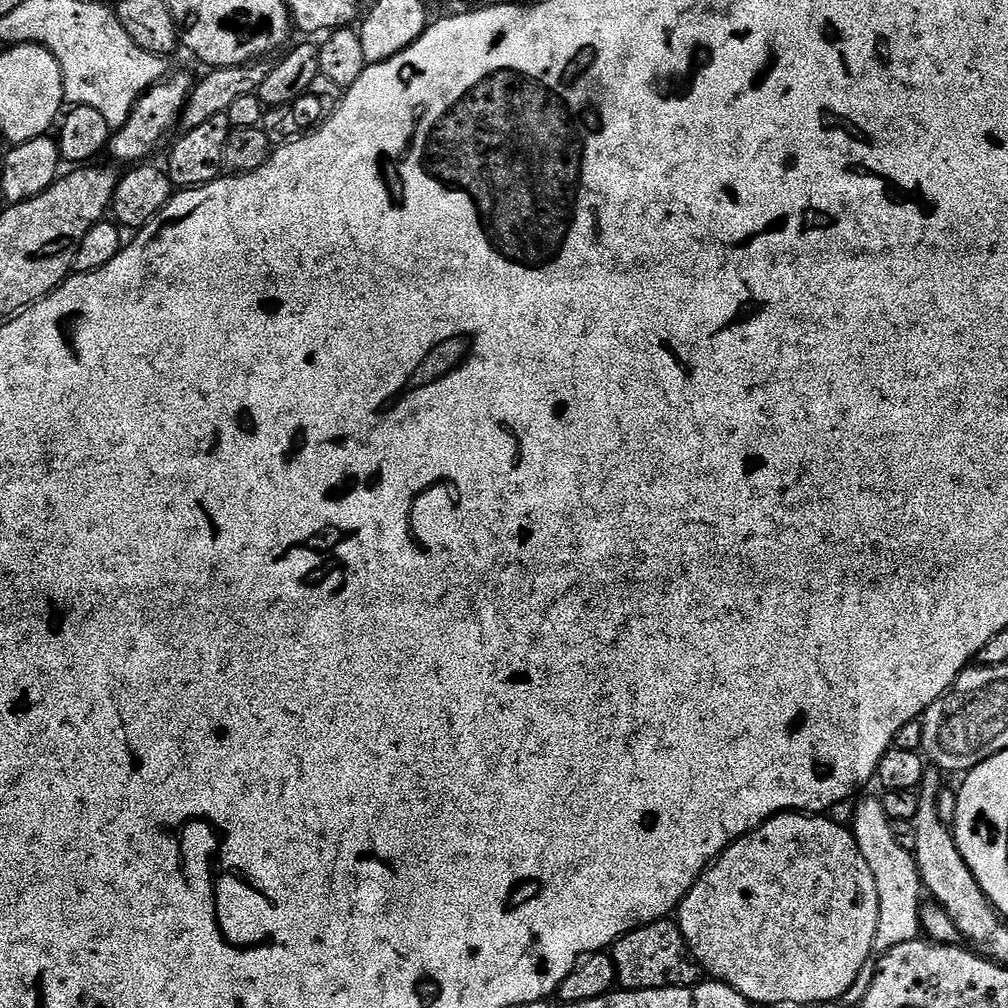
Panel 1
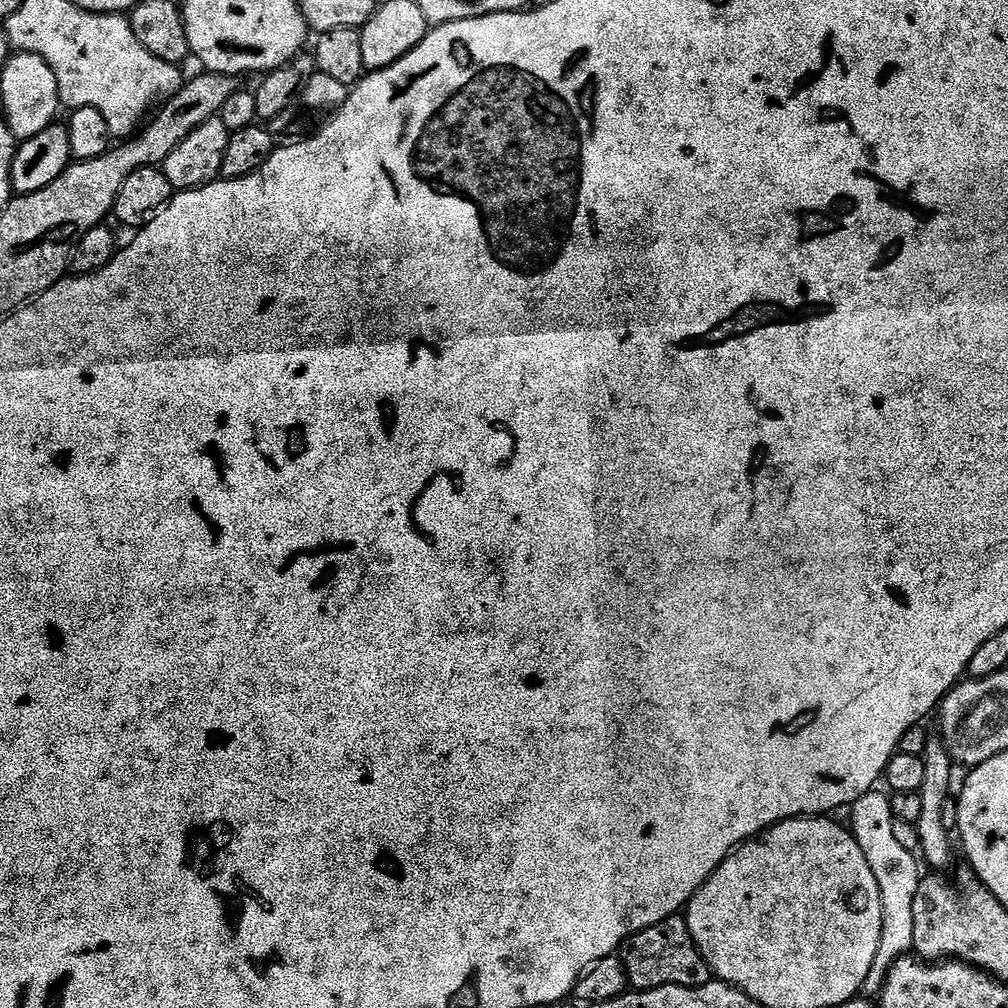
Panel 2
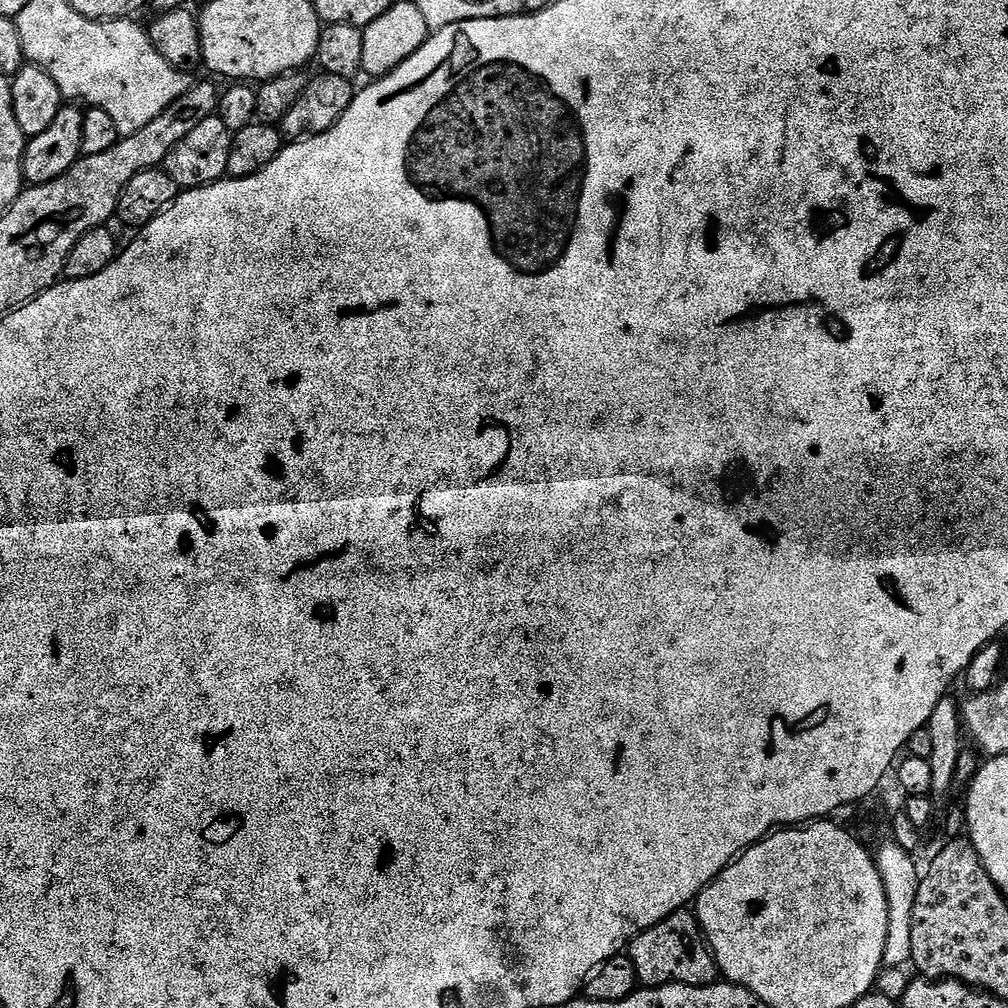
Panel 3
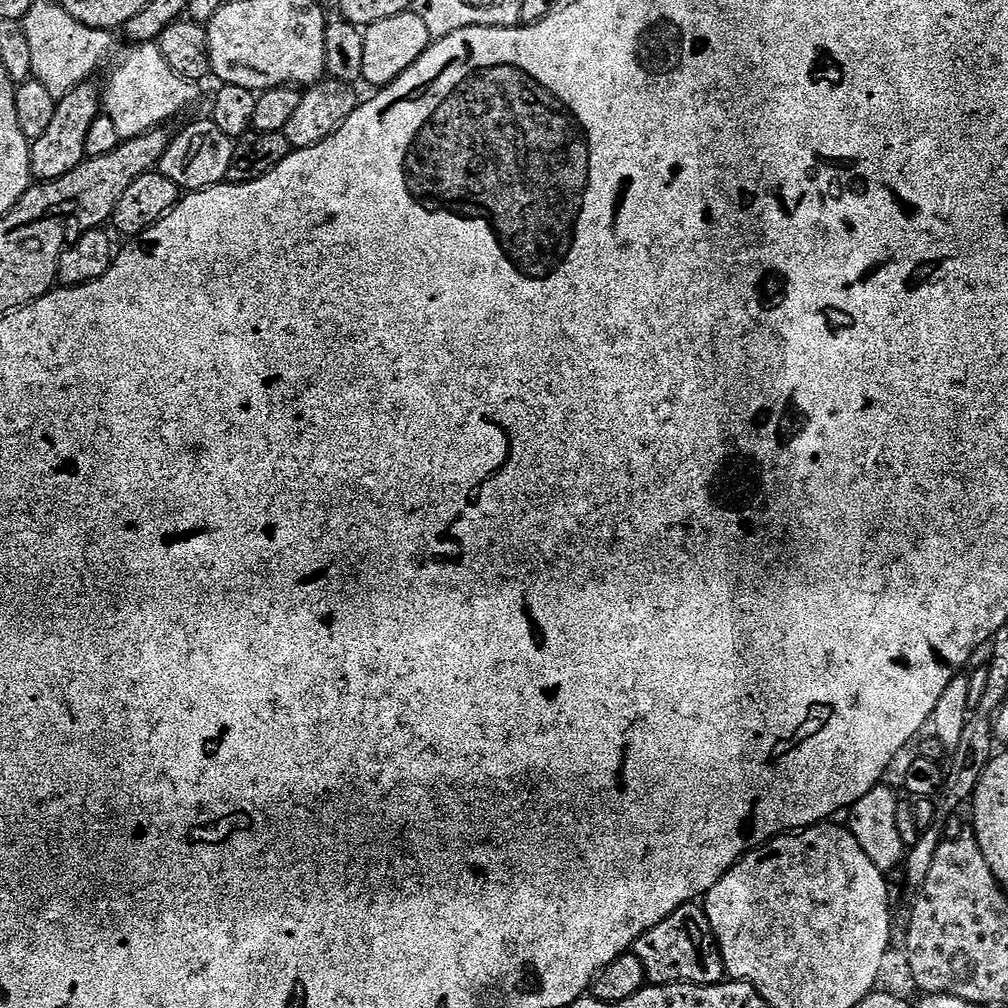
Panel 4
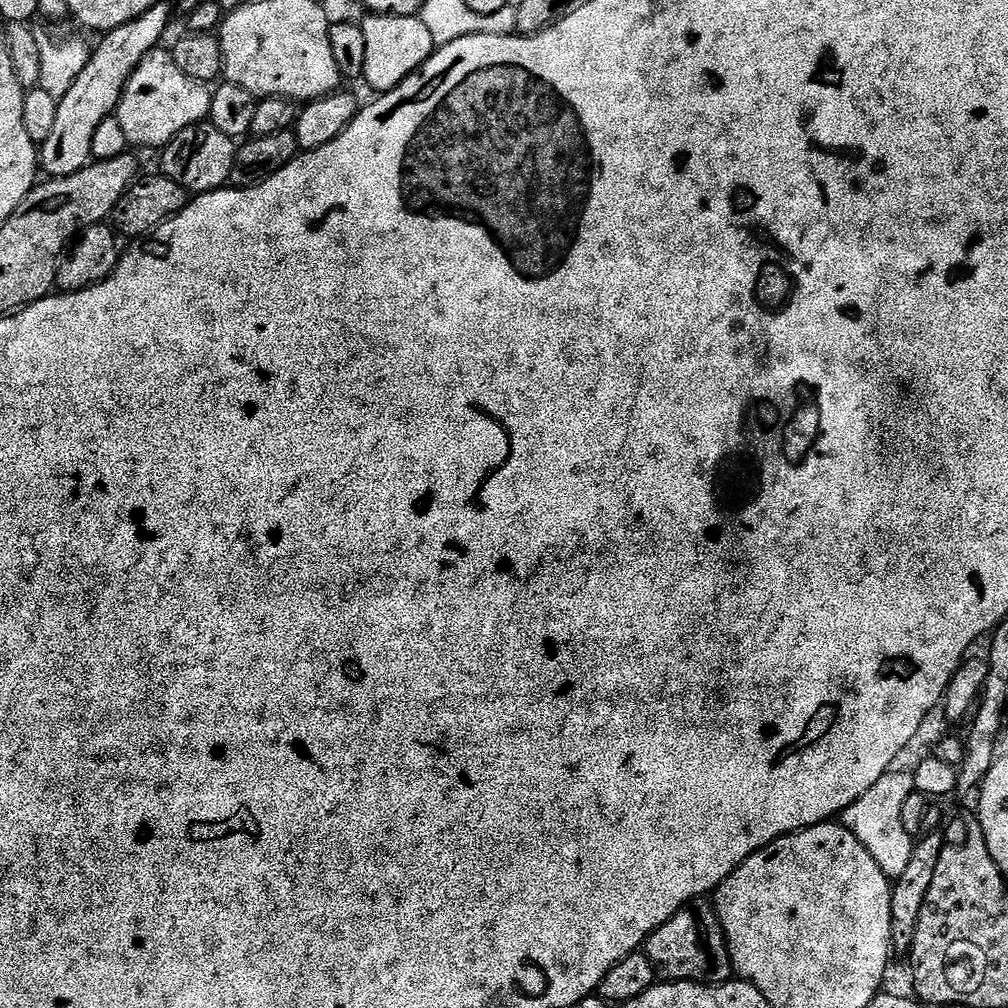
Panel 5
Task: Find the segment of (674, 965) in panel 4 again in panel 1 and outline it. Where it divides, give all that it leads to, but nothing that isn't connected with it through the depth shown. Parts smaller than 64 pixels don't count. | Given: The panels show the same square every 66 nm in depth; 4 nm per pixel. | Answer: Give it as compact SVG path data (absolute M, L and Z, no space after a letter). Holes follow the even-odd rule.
M672 918L643 924L641 928L627 932L612 945L610 955L619 987L630 992L643 988L692 988L702 980L702 969L686 946L679 923Z

